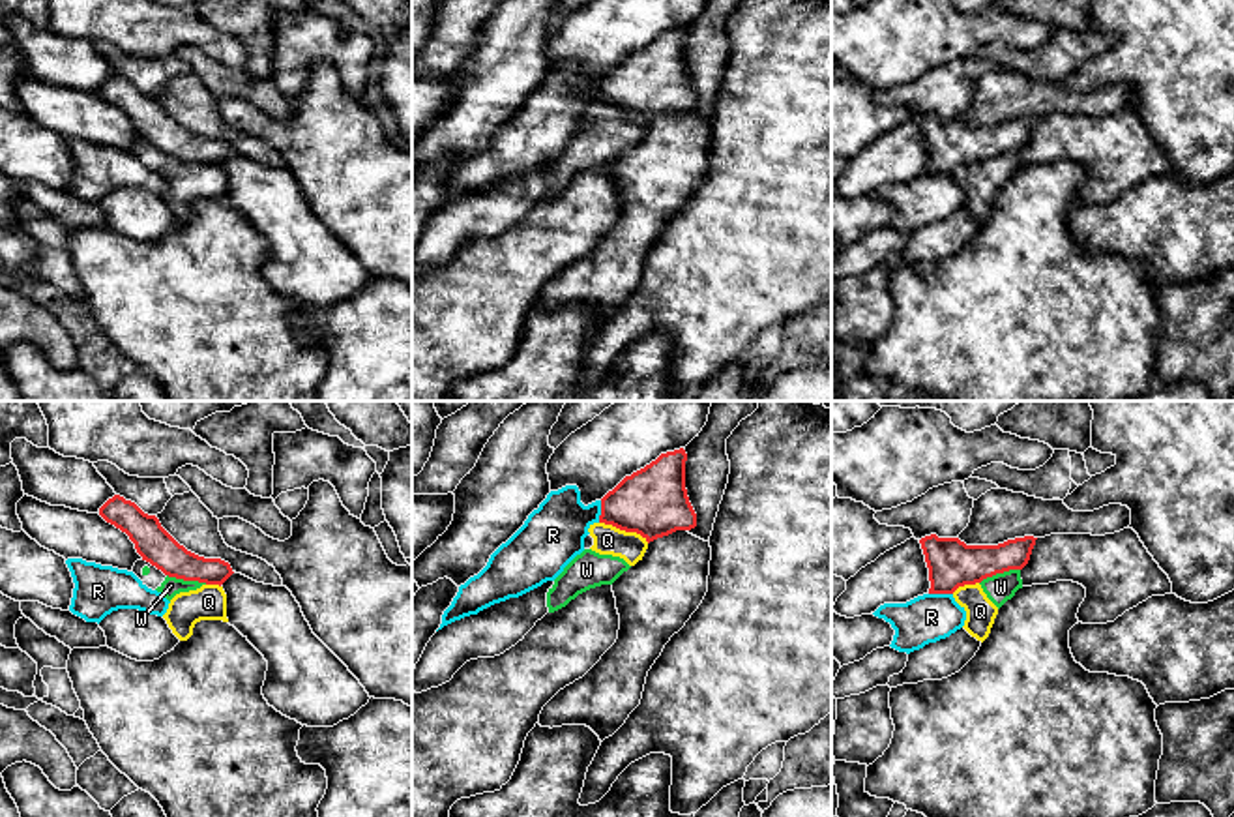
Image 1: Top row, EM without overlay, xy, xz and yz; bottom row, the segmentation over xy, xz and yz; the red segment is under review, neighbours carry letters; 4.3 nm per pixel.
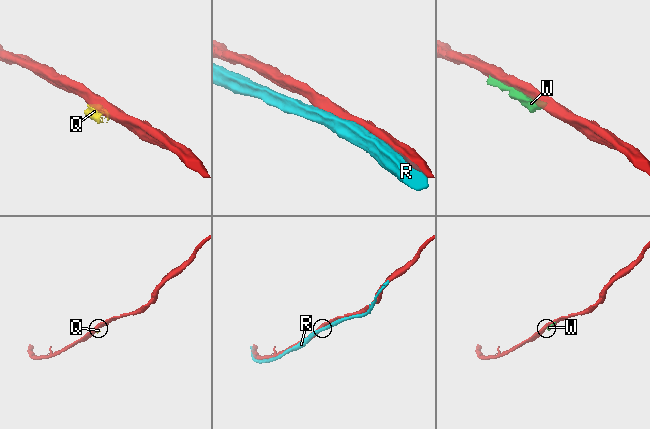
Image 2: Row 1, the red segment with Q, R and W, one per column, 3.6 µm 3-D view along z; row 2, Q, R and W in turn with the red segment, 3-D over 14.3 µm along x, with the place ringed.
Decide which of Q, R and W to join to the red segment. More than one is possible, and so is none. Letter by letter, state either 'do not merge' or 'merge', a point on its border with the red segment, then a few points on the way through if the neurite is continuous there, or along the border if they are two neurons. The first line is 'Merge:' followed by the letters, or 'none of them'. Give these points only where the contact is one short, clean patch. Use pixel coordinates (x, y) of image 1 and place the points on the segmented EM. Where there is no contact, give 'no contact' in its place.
Merge: none of them
Q: do not merge; meets red in xz at (624, 529); border along xz (600, 521), (635, 531), (648, 542)
R: do not merge; meets red in yz at (940, 593)
W: do not merge; meets red in yz at (998, 572)

